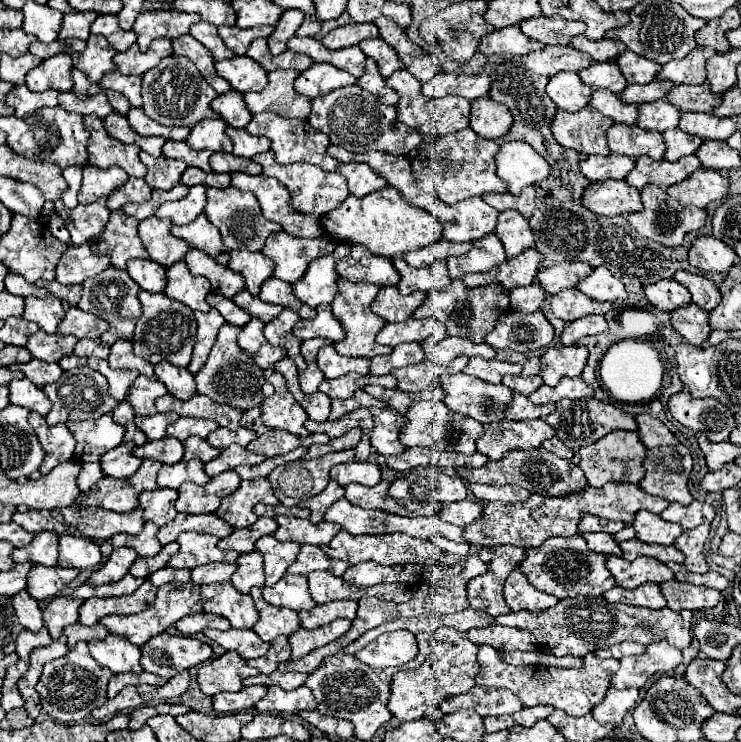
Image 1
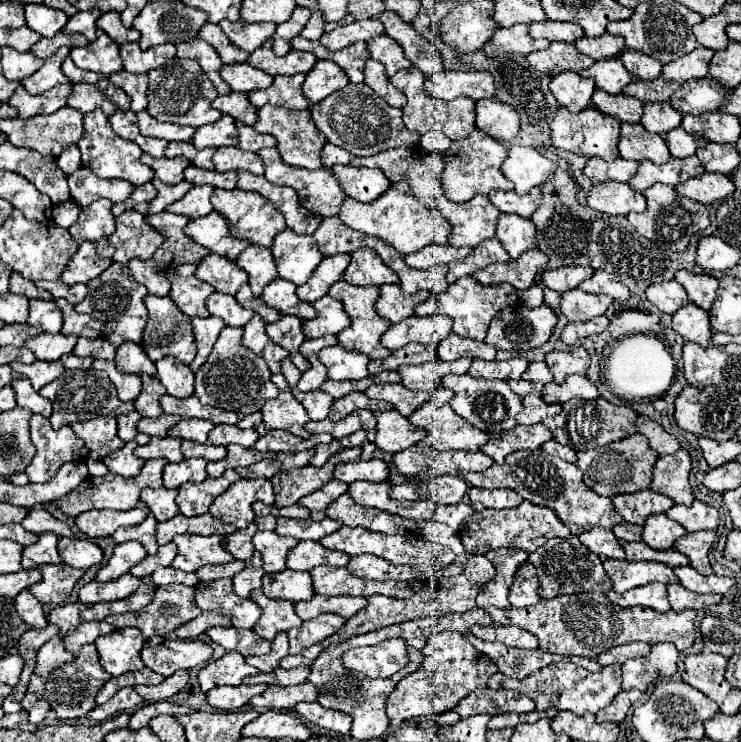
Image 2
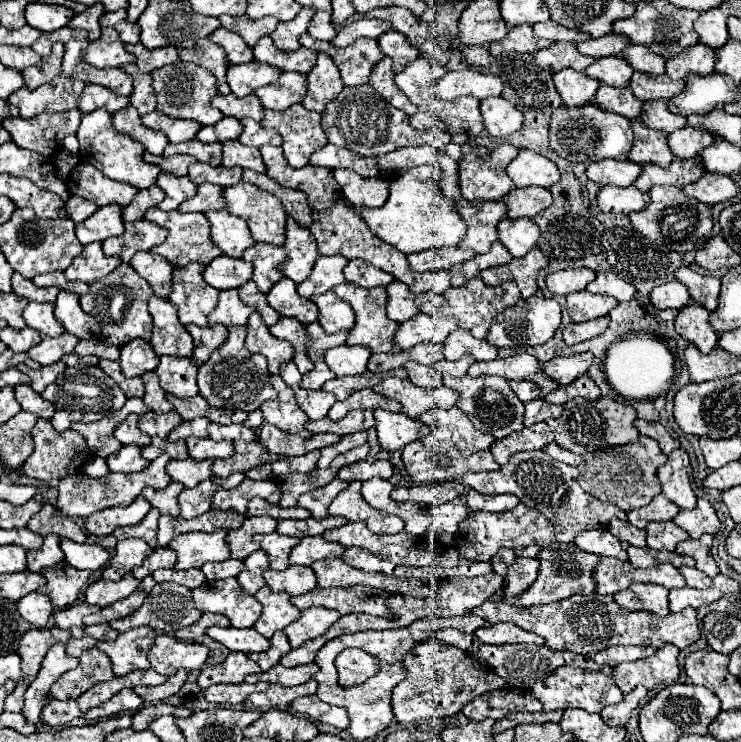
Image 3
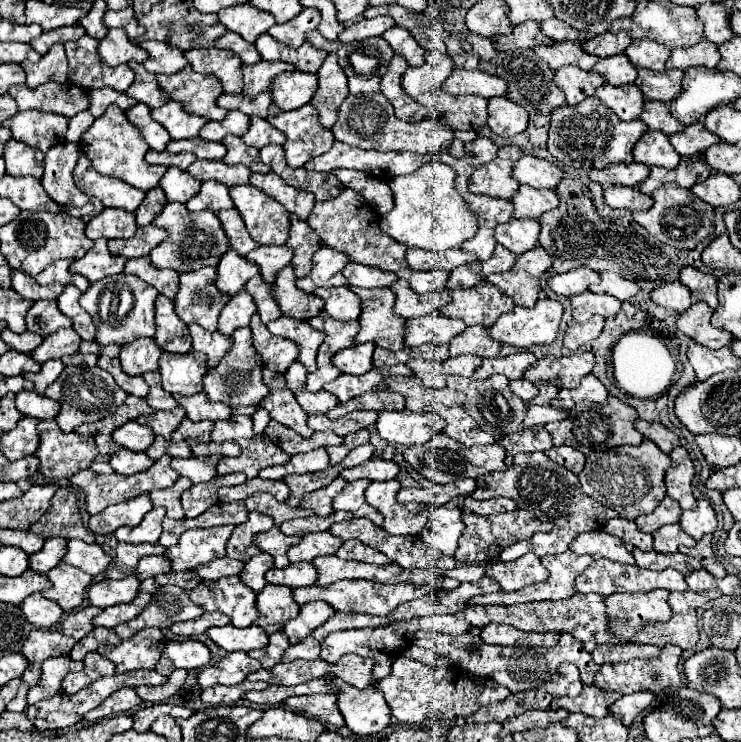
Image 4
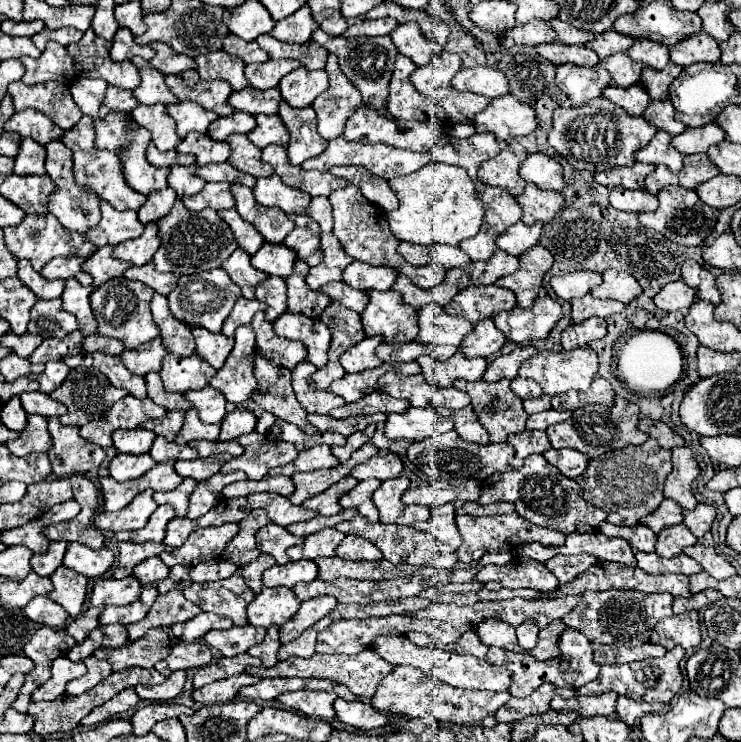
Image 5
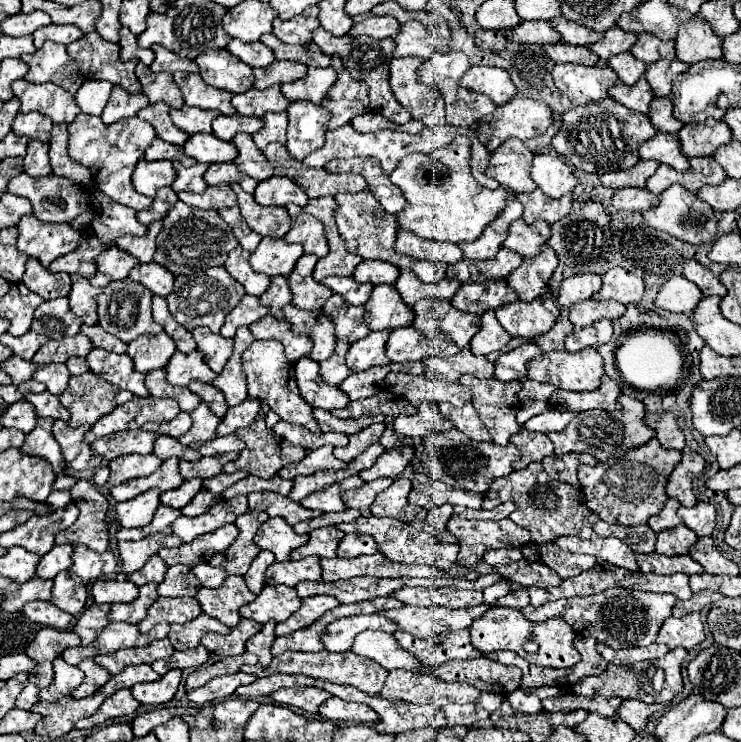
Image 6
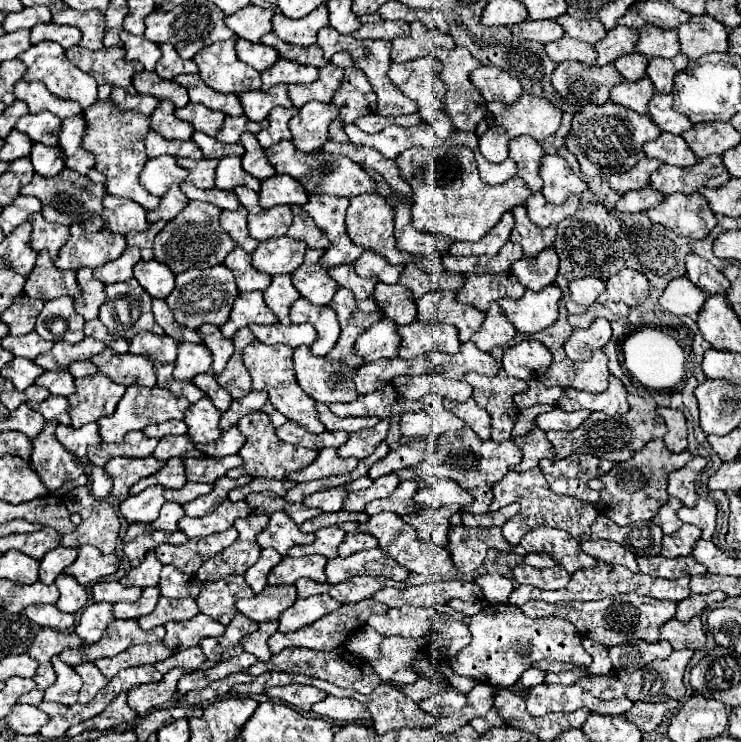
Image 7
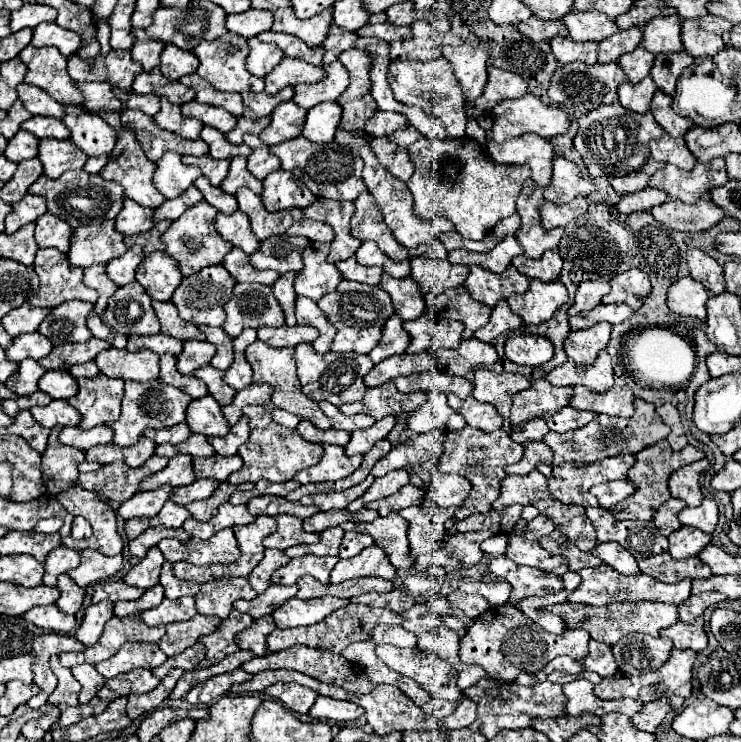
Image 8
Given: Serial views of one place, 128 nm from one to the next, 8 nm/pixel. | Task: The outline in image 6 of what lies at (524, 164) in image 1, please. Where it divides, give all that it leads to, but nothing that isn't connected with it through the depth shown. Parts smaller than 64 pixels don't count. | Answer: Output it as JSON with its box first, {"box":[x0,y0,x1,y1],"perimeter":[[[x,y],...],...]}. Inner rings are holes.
{"box":[530,154,578,198],"perimeter":[[[550,154],[534,156],[530,174],[532,174],[532,180],[538,184],[538,188],[552,198],[570,194],[578,184],[578,178],[570,172],[568,164],[562,158],[550,156]]]}

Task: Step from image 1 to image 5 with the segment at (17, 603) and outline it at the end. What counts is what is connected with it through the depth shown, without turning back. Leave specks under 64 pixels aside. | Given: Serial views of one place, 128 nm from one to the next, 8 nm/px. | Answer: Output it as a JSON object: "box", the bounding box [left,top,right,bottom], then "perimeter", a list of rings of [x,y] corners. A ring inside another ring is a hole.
{"box":[24,596,68,628],"perimeter":[[[36,596],[28,602],[28,606],[24,608],[24,614],[32,620],[32,622],[40,622],[44,626],[50,628],[62,628],[68,620],[68,612],[52,602],[48,596]]]}

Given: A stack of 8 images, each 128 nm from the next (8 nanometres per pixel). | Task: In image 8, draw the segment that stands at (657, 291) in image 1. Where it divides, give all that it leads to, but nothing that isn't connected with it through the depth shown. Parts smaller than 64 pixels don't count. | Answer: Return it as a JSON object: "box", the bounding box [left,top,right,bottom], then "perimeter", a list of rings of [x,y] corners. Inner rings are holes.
{"box":[668,276,708,320],"perimeter":[[[690,276],[680,278],[676,284],[670,286],[668,292],[668,308],[672,312],[682,316],[696,316],[700,320],[706,318],[706,300],[708,290]]]}

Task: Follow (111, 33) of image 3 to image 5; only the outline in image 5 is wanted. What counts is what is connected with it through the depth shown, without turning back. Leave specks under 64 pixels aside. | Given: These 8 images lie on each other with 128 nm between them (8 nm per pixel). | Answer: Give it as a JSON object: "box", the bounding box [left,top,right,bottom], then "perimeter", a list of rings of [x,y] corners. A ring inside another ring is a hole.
{"box":[110,28,154,62],"perimeter":[[[120,28],[116,32],[116,38],[112,40],[112,50],[110,50],[110,58],[114,62],[124,62],[124,60],[132,60],[134,56],[140,56],[144,60],[150,60],[154,56],[150,46],[138,46],[134,42],[132,32],[128,32],[128,28]]]}

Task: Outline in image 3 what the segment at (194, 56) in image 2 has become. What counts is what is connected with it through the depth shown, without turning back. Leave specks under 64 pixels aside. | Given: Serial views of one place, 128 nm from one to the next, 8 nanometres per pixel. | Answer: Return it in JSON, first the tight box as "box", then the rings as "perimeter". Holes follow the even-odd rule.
{"box":[178,38,230,94],"perimeter":[[[202,38],[196,42],[194,48],[180,48],[178,50],[182,62],[194,62],[212,72],[218,80],[220,94],[230,94],[230,86],[226,82],[226,70],[228,70],[228,56],[226,52],[214,44],[210,38]]]}

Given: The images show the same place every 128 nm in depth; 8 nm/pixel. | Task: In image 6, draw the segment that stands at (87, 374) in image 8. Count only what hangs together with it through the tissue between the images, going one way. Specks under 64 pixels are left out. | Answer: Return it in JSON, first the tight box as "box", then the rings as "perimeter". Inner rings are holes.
{"box":[66,358,88,374],"perimeter":[[[68,358],[66,366],[68,366],[70,374],[84,374],[84,372],[88,372],[86,358]]]}

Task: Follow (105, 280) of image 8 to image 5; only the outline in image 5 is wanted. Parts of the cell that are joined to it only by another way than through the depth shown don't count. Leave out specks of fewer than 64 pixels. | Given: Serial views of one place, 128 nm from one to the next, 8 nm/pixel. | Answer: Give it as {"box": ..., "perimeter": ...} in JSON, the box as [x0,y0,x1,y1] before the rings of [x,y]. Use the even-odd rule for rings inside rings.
{"box":[62,278,98,334],"perimeter":[[[68,278],[66,290],[62,294],[64,310],[78,318],[82,334],[90,334],[90,332],[98,330],[94,312],[90,308],[90,294],[92,292],[94,292],[94,286],[82,286],[76,278]]]}

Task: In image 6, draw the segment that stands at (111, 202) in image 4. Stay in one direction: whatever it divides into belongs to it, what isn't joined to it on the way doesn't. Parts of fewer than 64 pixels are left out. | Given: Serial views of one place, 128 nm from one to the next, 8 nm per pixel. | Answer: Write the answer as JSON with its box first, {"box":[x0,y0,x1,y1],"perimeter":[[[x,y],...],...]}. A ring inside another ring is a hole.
{"box":[68,114,156,210],"perimeter":[[[78,114],[76,120],[70,124],[68,154],[72,160],[76,160],[92,170],[94,180],[98,182],[100,190],[106,196],[110,196],[112,200],[126,204],[134,210],[148,210],[152,206],[152,198],[146,198],[134,190],[132,172],[134,172],[138,160],[144,158],[144,152],[152,144],[154,138],[156,138],[154,128],[140,118],[124,118],[114,124],[104,124],[100,116]]]}

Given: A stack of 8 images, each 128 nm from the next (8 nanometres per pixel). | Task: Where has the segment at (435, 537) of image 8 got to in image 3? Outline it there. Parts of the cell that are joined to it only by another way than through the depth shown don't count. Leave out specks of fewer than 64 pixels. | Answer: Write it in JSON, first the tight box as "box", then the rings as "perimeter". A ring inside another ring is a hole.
{"box":[430,500,470,536],"perimeter":[[[460,500],[432,506],[430,508],[430,518],[432,518],[430,532],[436,536],[442,536],[442,534],[454,536],[458,532],[458,524],[468,516],[468,512],[470,512],[468,506]]]}

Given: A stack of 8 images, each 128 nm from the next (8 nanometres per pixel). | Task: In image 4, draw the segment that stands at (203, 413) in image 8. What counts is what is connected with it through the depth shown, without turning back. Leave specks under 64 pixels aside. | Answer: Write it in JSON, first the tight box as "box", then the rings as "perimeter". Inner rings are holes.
{"box":[172,418,214,442],"perimeter":[[[188,418],[182,420],[182,424],[174,430],[172,434],[172,442],[180,442],[180,440],[194,440],[194,442],[210,442],[210,432],[212,432],[214,424],[204,420],[204,422],[192,422]]]}

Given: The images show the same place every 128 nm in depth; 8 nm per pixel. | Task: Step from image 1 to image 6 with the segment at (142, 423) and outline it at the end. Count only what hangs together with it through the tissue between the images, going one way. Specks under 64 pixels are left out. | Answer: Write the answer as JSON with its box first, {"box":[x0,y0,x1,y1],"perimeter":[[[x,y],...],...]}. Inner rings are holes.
{"box":[142,412,192,438],"perimeter":[[[180,412],[174,420],[170,422],[148,422],[142,426],[142,430],[148,432],[156,432],[156,434],[168,434],[172,438],[180,438],[182,434],[186,434],[192,426],[192,418],[186,412]]]}

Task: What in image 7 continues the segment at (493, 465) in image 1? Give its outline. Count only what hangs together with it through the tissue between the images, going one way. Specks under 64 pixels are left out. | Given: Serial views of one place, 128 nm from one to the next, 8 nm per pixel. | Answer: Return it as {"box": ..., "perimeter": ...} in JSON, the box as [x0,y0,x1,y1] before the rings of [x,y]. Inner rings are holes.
{"box":[490,468,598,546],"perimeter":[[[532,468],[528,472],[508,472],[508,476],[504,476],[500,482],[494,484],[494,502],[490,508],[500,510],[502,506],[508,506],[512,502],[520,502],[520,506],[522,506],[520,514],[516,514],[506,526],[502,526],[502,534],[504,534],[506,542],[510,542],[512,546],[516,546],[526,532],[530,532],[536,526],[542,526],[542,524],[566,530],[572,538],[576,538],[579,542],[591,539],[590,526],[598,516],[596,508],[588,502],[554,494],[548,488],[548,482],[544,480],[544,474],[540,472],[540,468]]]}

